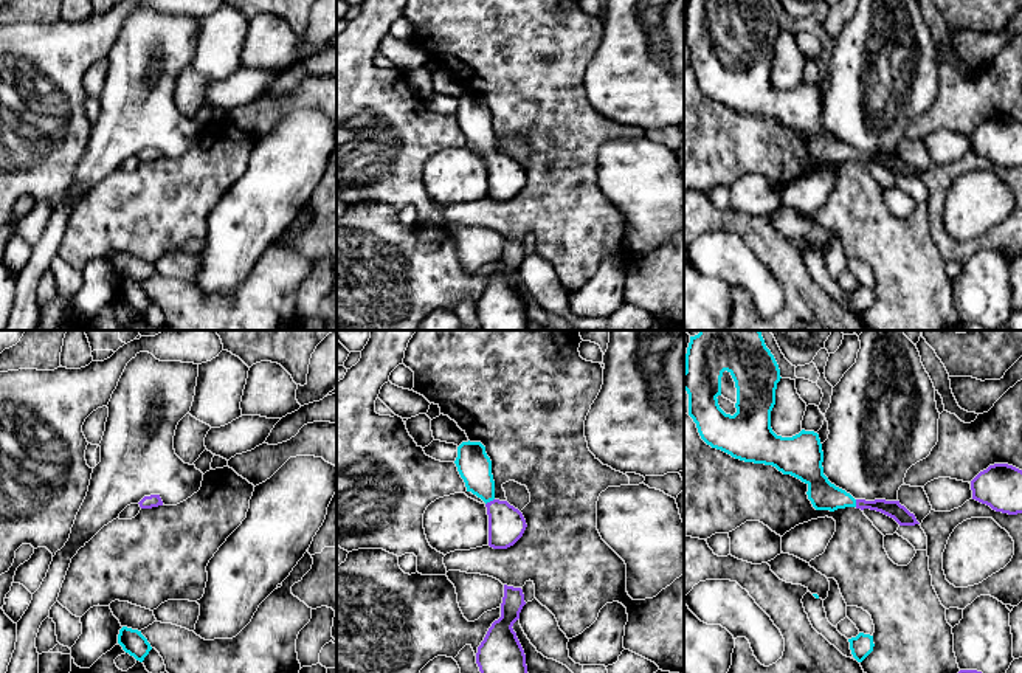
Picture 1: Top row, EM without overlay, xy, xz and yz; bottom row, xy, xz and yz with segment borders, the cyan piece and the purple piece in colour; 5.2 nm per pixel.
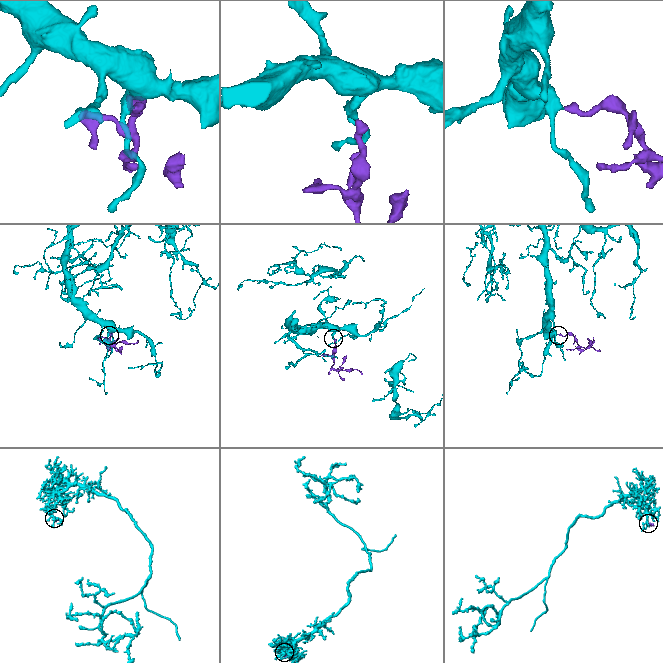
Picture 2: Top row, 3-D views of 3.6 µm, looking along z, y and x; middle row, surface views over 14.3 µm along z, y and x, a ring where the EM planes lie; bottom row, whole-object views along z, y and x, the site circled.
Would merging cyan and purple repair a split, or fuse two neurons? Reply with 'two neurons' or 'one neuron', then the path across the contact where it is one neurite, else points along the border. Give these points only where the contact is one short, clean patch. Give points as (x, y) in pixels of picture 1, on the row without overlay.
one neuron; way xz (475, 120), (489, 154), (501, 166), (506, 177)

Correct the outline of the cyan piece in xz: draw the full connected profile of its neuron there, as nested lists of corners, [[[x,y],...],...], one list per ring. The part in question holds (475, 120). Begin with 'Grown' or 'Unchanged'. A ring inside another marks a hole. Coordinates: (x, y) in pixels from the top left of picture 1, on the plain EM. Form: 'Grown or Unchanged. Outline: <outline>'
Grown. Outline: [[[462,95],[457,99],[454,113],[467,144],[471,144],[485,155],[489,167],[489,198],[507,202],[524,186],[527,177],[523,166],[507,154],[495,150],[495,133],[492,113],[481,95]]]

